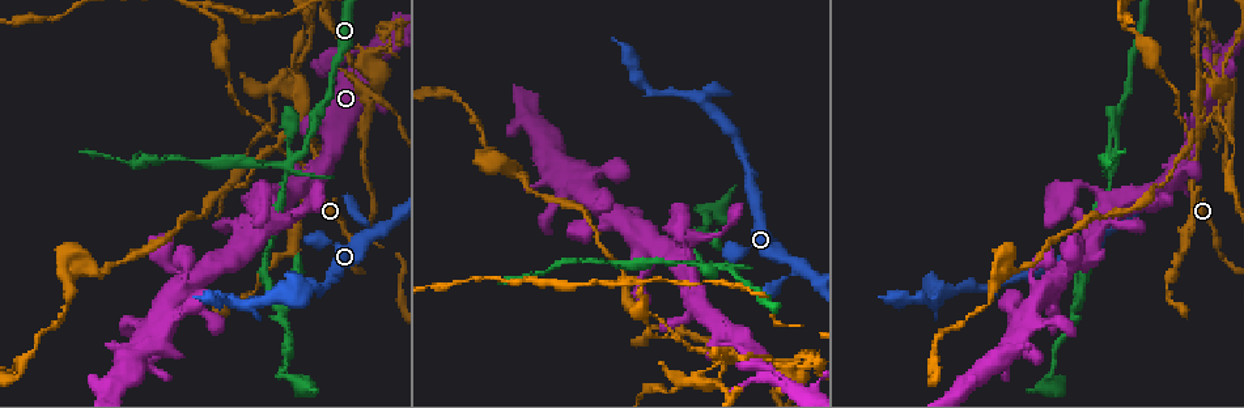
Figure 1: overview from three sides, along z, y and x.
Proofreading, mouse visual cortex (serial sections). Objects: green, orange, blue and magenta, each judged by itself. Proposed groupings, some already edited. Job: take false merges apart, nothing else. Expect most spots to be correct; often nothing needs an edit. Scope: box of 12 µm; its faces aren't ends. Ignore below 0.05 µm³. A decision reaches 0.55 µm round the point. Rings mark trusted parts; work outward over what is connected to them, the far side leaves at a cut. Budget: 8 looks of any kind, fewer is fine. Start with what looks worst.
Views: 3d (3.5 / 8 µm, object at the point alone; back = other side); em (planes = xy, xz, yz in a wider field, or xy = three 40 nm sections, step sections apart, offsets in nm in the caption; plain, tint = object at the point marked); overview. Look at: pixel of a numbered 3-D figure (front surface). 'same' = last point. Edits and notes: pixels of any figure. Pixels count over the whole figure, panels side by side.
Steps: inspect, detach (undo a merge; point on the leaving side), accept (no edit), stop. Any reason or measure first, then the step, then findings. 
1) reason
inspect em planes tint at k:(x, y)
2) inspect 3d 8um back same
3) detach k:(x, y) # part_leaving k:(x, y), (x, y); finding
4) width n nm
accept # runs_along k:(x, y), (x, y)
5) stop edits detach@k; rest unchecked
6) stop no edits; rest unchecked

three arms meet
inspect 3d 3.5um at 1:(1188, 145)

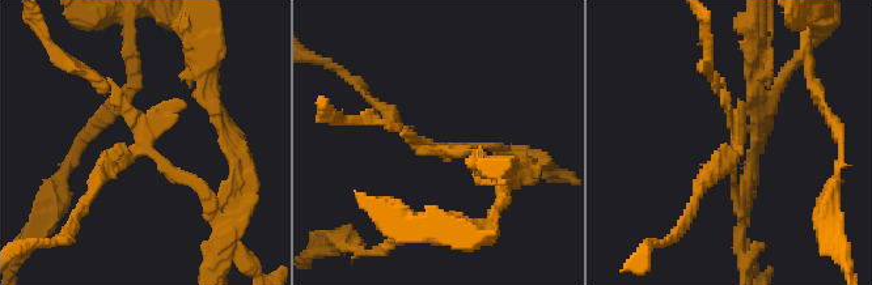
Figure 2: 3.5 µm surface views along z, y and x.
inspect em planes tint at 2:(147, 147)

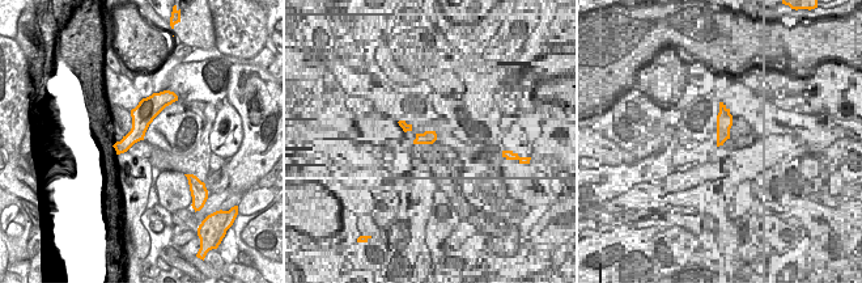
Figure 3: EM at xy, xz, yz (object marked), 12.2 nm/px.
detach 2:(714, 169) # part_leaving 2:(735, 156), (711, 171), (668, 241); a second cell is stuck on

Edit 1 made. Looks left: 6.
abrupt turn
inspect 3d 3.5um back at 1:(624, 281)

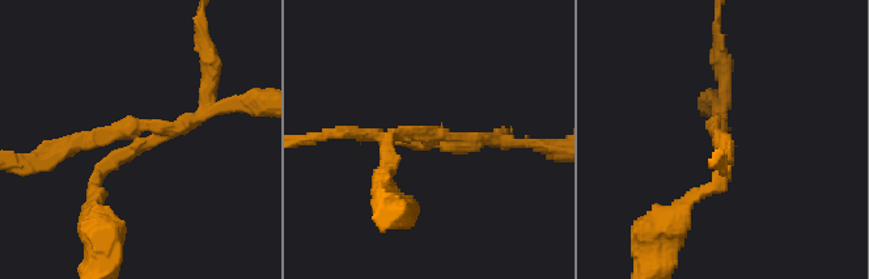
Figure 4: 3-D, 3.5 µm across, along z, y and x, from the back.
shape alone is not enough
inspect em xy step 2 tint at 4:(430, 136)

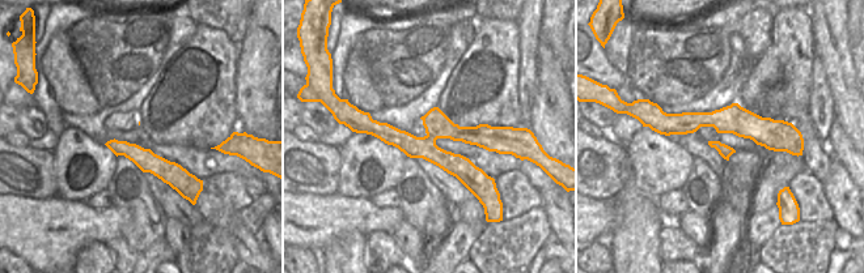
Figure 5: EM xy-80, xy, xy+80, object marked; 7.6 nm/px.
arm_widths 150, 200, 200 nm
detach 4:(84, 143) # part_leaving 4:(141, 143), (206, 110), (262, 98); a second cell is stuck on

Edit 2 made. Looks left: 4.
see it whole again
inspect overview

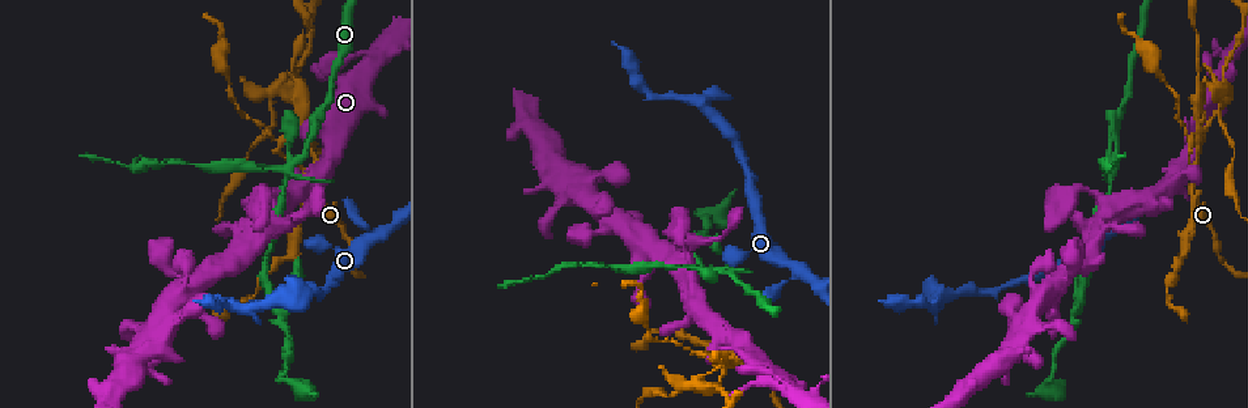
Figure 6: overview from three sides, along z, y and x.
a narrow waist
inspect 3d 3.5um at 6:(1113, 172)

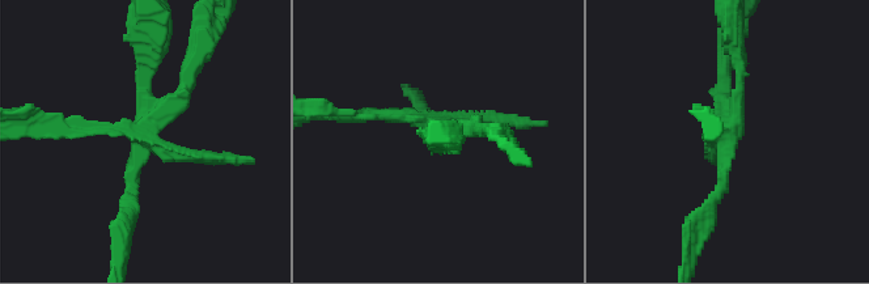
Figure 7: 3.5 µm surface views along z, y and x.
need the tissue
inspect em xy step 2 tint at 7:(726, 130)

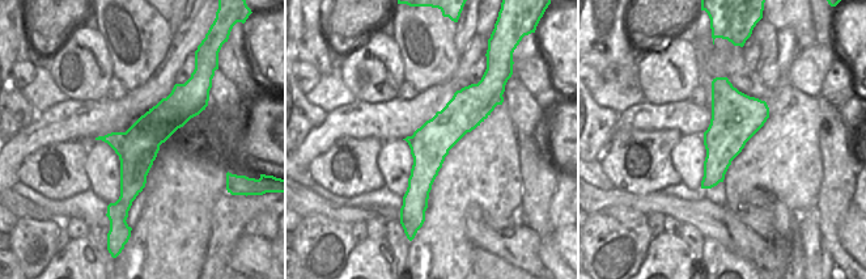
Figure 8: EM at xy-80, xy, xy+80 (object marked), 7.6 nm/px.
detach 7:(81, 127) # part_leaving 7:(132, 132), (37, 128); two cells meet here

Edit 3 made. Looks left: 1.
stop edits detach@2, detach@4, detach@7; rest unchecked

